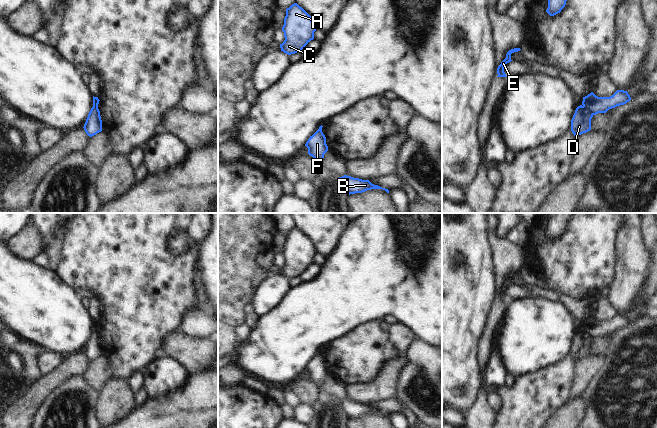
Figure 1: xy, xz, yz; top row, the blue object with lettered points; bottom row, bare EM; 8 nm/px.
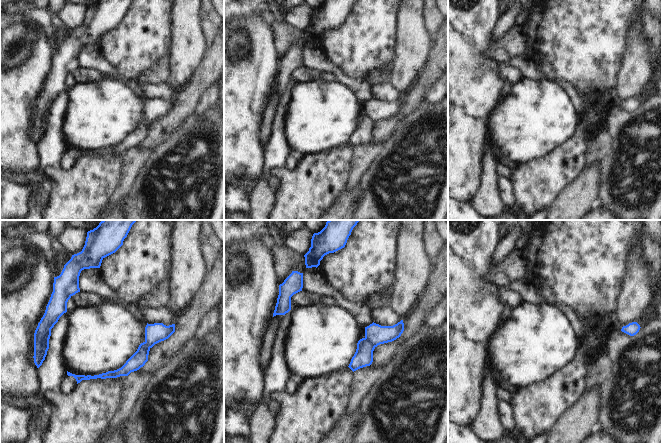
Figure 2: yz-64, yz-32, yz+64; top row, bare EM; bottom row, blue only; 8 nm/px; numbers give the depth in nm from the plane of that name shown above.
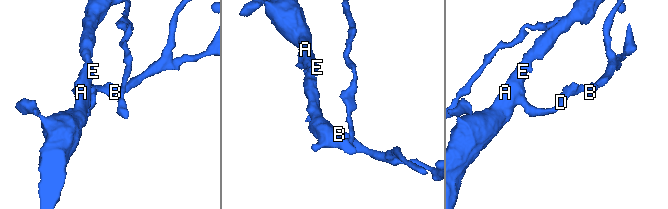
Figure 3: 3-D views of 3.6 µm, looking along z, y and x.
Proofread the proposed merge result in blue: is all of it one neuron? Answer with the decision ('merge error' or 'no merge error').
merge error

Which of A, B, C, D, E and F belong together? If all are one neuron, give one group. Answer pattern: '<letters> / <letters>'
A C D E / B F

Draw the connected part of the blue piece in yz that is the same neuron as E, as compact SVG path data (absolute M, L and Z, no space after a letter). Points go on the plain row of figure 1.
M514 272L514 273L511 273L507 276L506 278L506 282L501 286L501 288L498 290L497 292L497 298L498 300L497 301L507 301L505 296L504 296L504 290L511 286L511 278L514 277L514 276L518 276L520 275L521 273L520 272Z

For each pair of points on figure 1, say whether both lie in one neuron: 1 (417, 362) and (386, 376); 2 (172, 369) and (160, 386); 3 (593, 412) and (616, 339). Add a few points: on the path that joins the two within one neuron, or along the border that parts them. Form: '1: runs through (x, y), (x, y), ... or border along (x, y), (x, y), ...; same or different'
1: border along (404, 354), (406, 365), (398, 375), (394, 390); different
2: runs through (168, 373), (160, 382); same
3: runs through (611, 394), (616, 389), (616, 357); same

